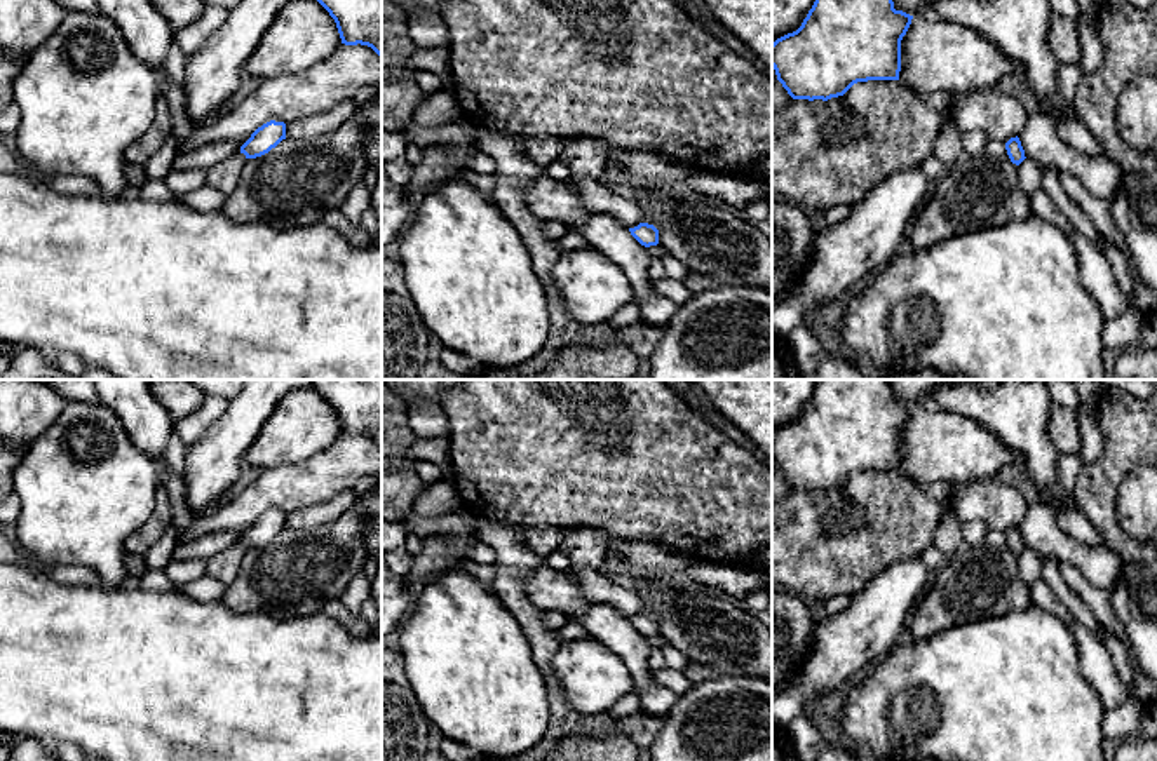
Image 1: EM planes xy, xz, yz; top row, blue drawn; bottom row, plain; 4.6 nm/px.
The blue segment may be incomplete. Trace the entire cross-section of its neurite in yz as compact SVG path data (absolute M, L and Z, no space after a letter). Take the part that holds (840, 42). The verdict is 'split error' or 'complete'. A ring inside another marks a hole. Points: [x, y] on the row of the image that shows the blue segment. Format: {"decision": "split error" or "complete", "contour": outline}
{"decision": "complete", "contour": "M815 0L802 26L772 44L772 68L793 99L843 96L854 84L868 80L899 80L901 40L913 16L896 10L892 0Z"}

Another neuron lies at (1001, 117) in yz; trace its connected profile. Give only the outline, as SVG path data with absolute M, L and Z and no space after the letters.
M993 87L962 92L953 103L953 122L960 132L981 131L988 139L1007 143L1019 136L1030 111L1019 98Z

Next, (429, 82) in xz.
M416 71L415 82L425 96L430 96L430 94L444 89L444 78L439 75L434 75L430 71Z

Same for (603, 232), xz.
M612 214L591 216L585 223L568 225L585 242L619 265L631 280L634 300L639 303L639 322L666 324L678 310L669 298L655 293L648 277L652 256L617 218Z

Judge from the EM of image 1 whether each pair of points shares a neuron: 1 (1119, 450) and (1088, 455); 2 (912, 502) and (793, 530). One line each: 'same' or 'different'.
1: different
2: same

